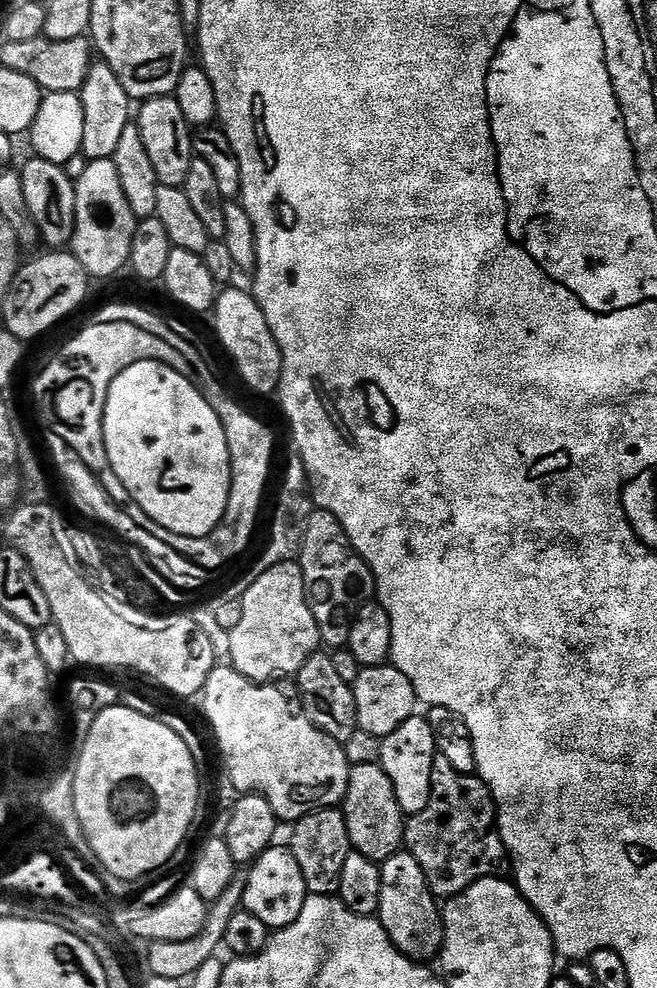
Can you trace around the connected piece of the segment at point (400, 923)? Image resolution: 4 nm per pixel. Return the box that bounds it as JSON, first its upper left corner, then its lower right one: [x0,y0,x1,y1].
[378,850,444,961]

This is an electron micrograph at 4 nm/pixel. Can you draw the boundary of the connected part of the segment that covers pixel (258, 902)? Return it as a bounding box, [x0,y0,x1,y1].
[243,847,309,930]

